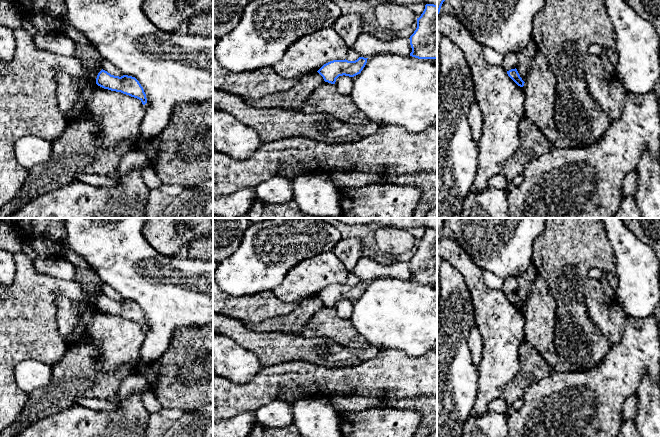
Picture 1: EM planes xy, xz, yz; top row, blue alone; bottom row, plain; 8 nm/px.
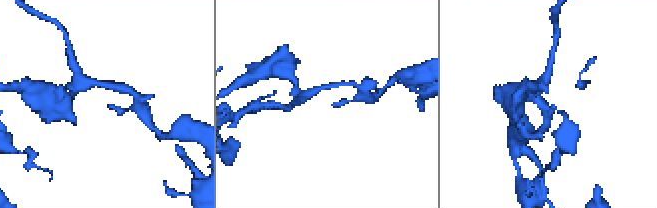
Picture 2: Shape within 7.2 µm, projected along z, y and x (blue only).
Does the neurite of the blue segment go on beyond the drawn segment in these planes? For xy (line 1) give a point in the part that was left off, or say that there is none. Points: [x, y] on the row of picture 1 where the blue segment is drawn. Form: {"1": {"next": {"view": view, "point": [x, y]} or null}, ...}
{"1": {"next": null}}

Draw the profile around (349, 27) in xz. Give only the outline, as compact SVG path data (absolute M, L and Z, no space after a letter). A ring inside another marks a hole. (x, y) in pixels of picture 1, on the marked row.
M348 14L341 15L332 27L343 38L345 43L351 48L357 38L362 33L362 27L367 21L366 15L361 14Z

